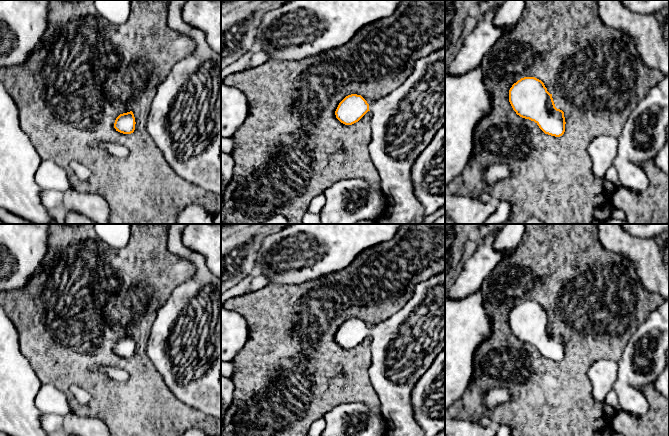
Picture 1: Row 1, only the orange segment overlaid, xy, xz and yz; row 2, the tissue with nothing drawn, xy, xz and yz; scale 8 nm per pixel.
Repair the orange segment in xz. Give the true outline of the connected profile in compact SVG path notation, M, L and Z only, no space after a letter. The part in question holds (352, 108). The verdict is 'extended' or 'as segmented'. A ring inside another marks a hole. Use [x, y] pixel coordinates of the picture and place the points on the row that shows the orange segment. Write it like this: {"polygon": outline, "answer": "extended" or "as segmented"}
{"polygon": "M445 47L417 60L412 74L389 95L370 105L361 95L348 95L339 103L335 115L341 123L352 125L368 111L372 113L369 156L380 176L382 193L387 202L383 215L375 224L422 224L425 219L424 208L415 196L411 169L415 160L430 144L438 130L445 125Z", "answer": "extended"}

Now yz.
{"polygon": "M524 77L509 90L509 102L522 118L534 121L548 135L560 137L565 132L564 112L555 107L552 94L535 77Z", "answer": "as segmented"}

